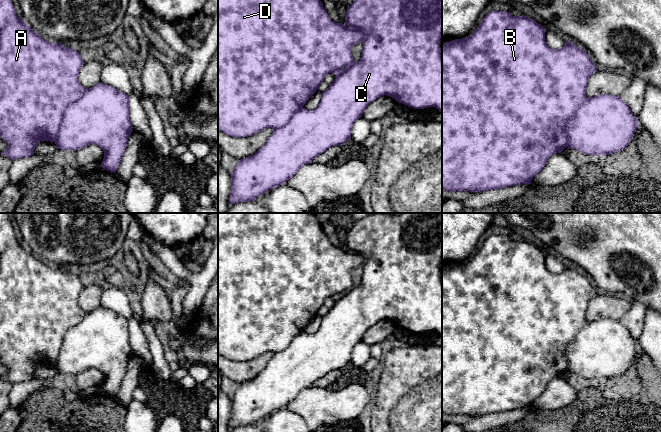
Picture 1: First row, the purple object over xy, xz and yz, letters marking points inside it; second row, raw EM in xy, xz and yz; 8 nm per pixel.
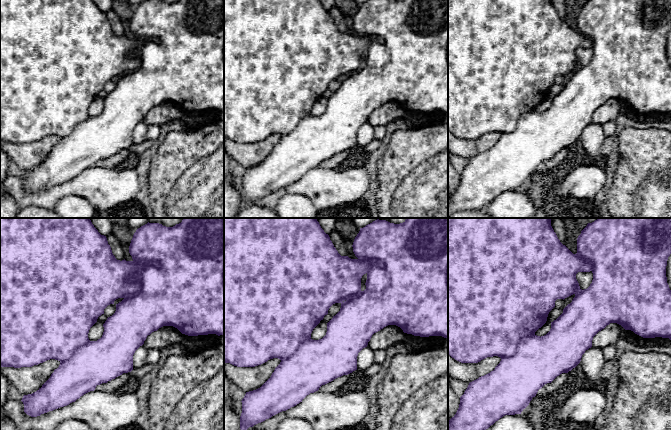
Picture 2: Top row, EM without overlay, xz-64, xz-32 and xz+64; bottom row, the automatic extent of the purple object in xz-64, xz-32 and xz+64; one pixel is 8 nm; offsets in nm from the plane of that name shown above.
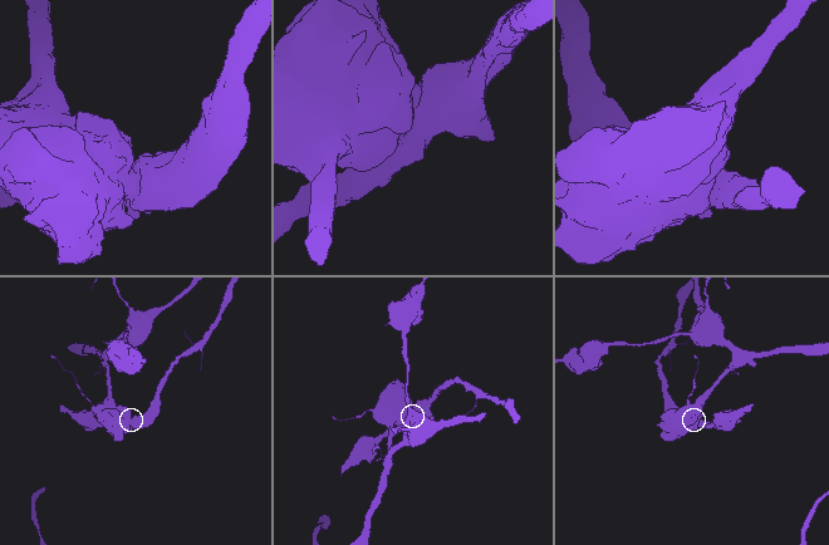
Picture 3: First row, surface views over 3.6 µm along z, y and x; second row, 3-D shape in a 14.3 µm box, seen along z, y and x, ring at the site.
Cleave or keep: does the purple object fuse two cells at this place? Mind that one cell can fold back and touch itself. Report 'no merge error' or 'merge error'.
merge error

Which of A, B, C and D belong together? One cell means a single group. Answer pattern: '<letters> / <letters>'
A B D / C

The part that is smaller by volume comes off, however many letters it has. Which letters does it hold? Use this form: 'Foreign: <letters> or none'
Foreign: C

